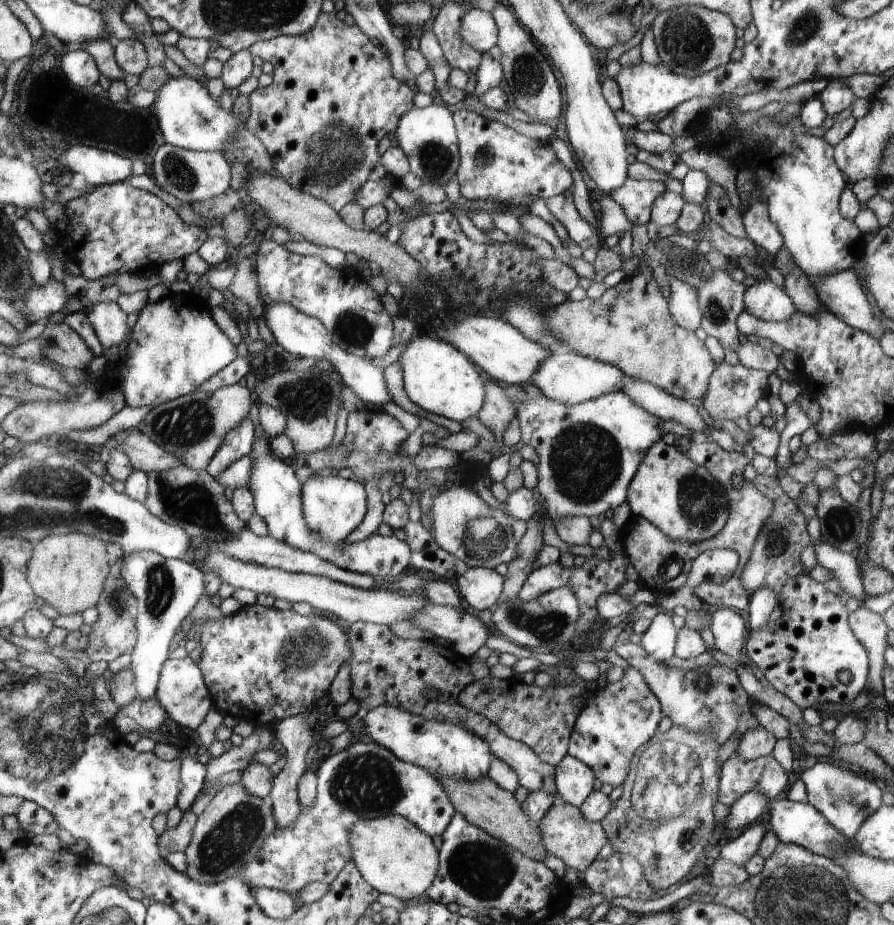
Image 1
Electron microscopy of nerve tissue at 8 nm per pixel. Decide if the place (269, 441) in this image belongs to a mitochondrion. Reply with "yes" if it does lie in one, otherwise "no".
no

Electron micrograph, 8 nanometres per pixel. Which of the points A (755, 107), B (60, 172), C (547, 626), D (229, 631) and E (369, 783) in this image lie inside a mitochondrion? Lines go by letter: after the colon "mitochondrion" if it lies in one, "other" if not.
A: other
B: other
C: mitochondrion
D: other
E: mitochondrion

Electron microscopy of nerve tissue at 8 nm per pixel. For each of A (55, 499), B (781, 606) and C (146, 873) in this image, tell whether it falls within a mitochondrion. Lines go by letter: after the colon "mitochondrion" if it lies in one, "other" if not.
A: mitochondrion
B: other
C: other

